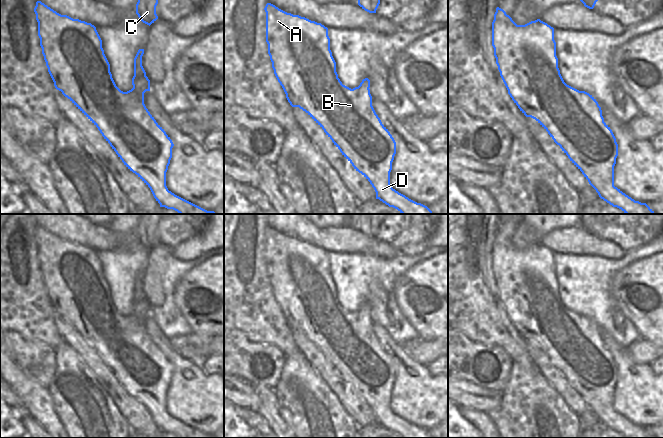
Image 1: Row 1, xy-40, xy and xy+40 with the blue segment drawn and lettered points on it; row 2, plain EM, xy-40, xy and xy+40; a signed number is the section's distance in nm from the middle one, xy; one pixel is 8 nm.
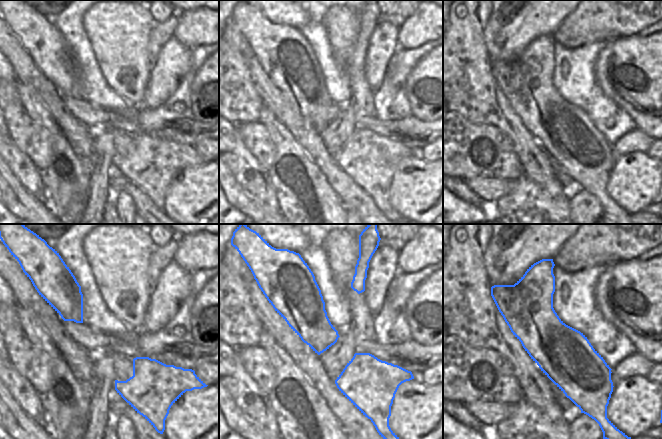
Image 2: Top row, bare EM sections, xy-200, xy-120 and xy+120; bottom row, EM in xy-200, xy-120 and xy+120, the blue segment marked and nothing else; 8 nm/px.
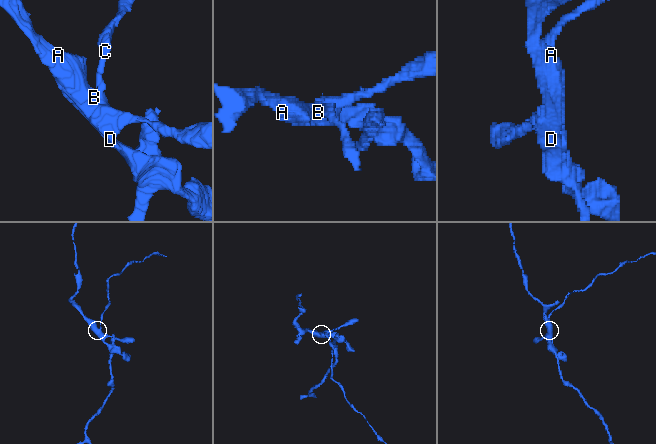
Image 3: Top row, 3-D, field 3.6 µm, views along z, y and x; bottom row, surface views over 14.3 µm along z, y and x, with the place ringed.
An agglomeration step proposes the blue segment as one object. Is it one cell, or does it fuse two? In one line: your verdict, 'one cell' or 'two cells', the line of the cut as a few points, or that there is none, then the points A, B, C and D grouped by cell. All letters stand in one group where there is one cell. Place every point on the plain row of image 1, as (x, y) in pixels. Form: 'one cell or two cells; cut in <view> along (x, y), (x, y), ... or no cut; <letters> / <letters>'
two cells; cut in xy-40 along (132, 312), (143, 319); A B D / C

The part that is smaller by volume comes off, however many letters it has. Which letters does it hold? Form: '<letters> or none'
C

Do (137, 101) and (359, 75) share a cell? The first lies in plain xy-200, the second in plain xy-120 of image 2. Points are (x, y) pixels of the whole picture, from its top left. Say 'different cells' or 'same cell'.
same cell

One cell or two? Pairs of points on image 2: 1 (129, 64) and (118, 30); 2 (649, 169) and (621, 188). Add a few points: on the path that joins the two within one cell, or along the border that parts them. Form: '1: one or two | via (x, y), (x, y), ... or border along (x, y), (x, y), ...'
1: one | via (123, 56), (120, 38)
2: one | via (642, 176), (628, 186)

